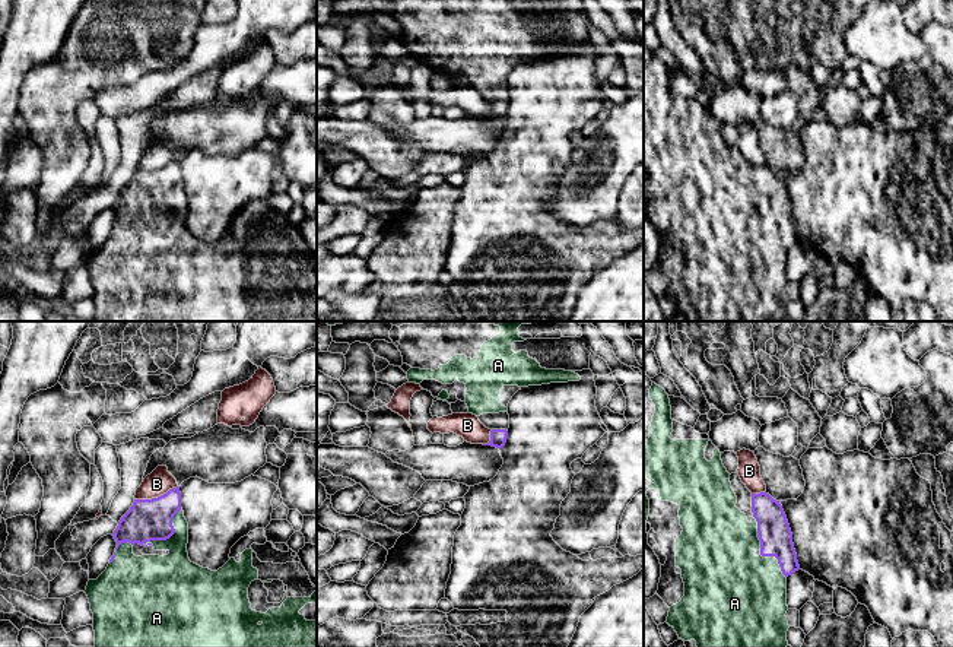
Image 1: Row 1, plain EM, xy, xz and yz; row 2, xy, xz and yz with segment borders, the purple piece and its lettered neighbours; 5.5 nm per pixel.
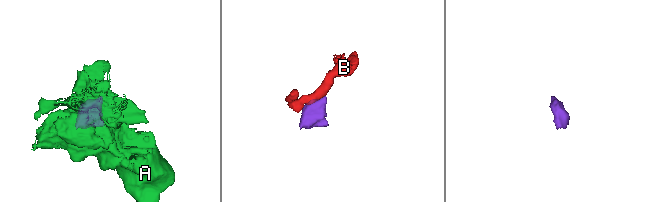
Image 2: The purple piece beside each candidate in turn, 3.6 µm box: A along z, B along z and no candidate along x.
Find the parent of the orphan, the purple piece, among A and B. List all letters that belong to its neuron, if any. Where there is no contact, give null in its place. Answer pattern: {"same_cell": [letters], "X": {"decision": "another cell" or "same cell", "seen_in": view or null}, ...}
{"same_cell": ["A"], "A": {"decision": "same cell", "seen_in": "xy"}, "B": {"decision": "another cell", "seen_in": "xy"}}

